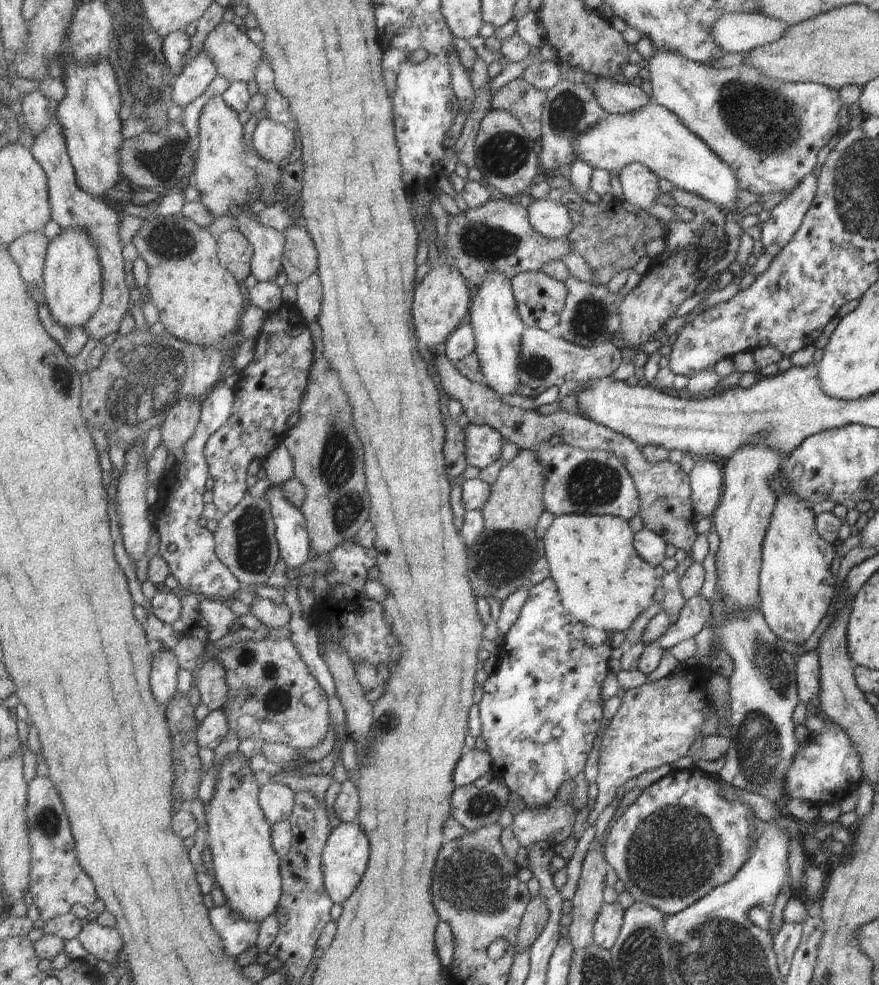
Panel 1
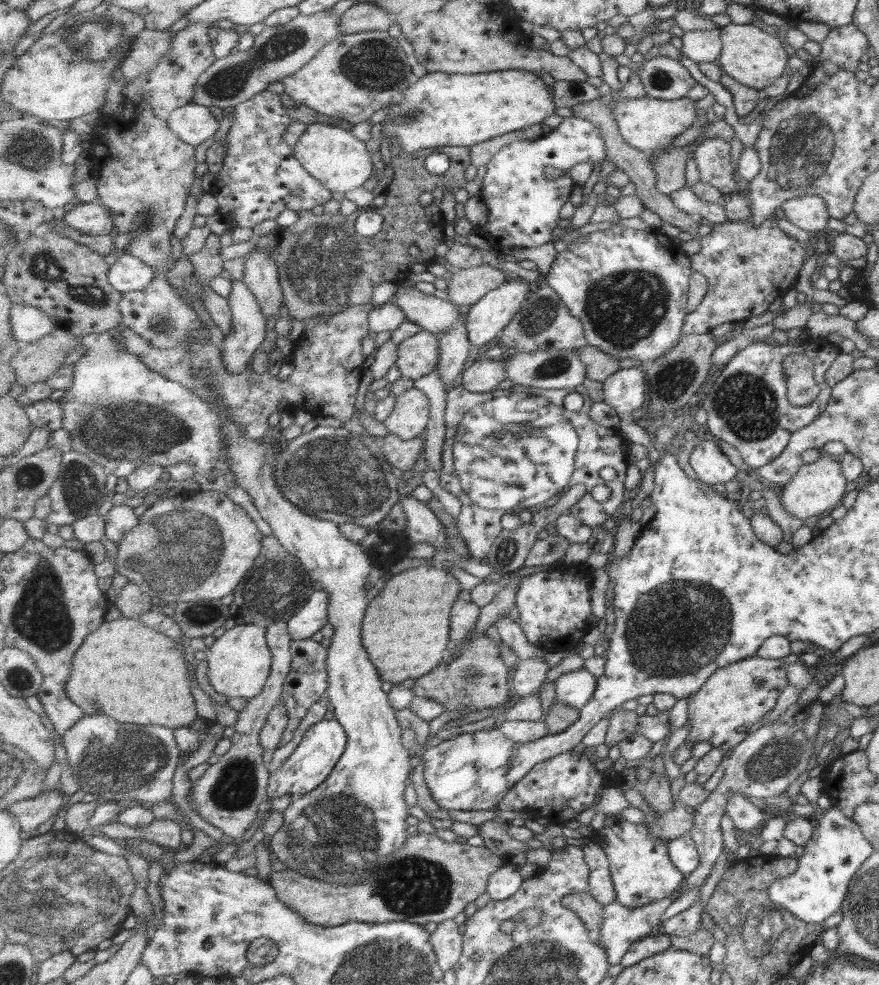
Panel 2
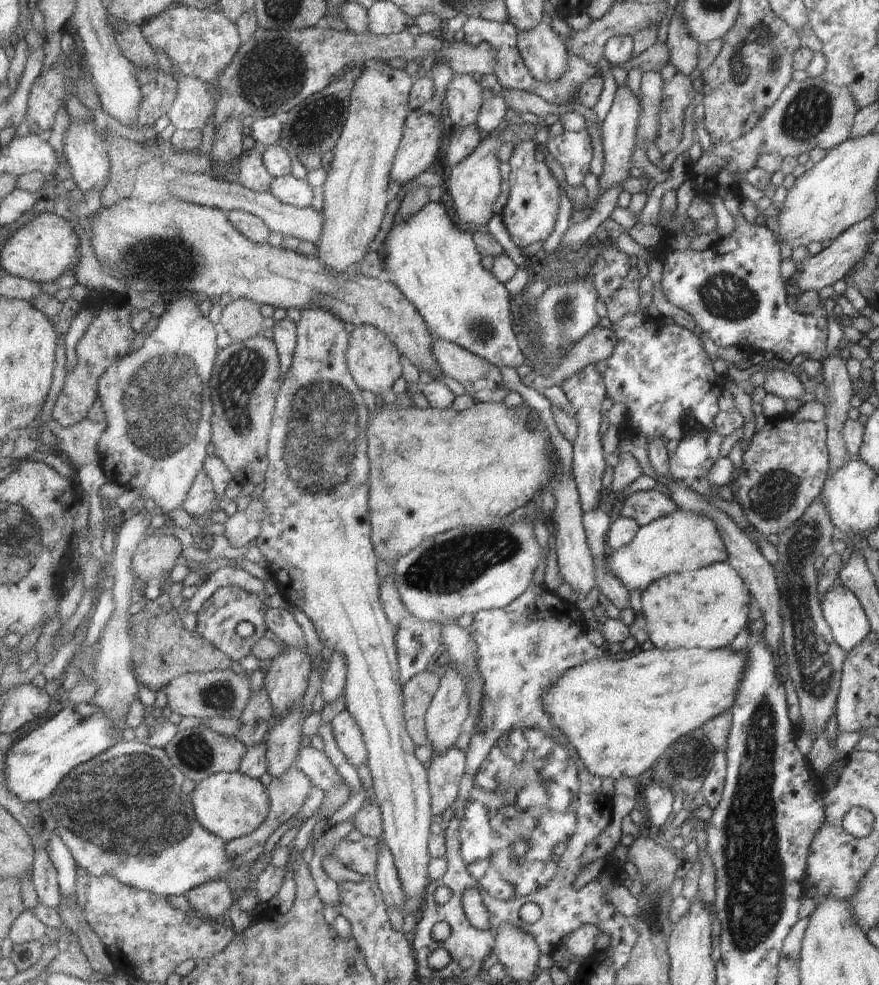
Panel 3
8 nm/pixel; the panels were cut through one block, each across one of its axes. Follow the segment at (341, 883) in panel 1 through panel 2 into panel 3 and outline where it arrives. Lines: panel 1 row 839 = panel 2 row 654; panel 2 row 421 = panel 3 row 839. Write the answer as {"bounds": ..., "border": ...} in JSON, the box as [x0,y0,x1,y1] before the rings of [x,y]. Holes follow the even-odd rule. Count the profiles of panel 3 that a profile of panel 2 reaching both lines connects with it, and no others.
{"bounds":[190,772,271,842],"border":[[[220,772],[196,784],[190,794],[197,818],[209,832],[225,842],[233,842],[248,834],[253,834],[271,812],[268,788],[259,780],[245,774]]]}

